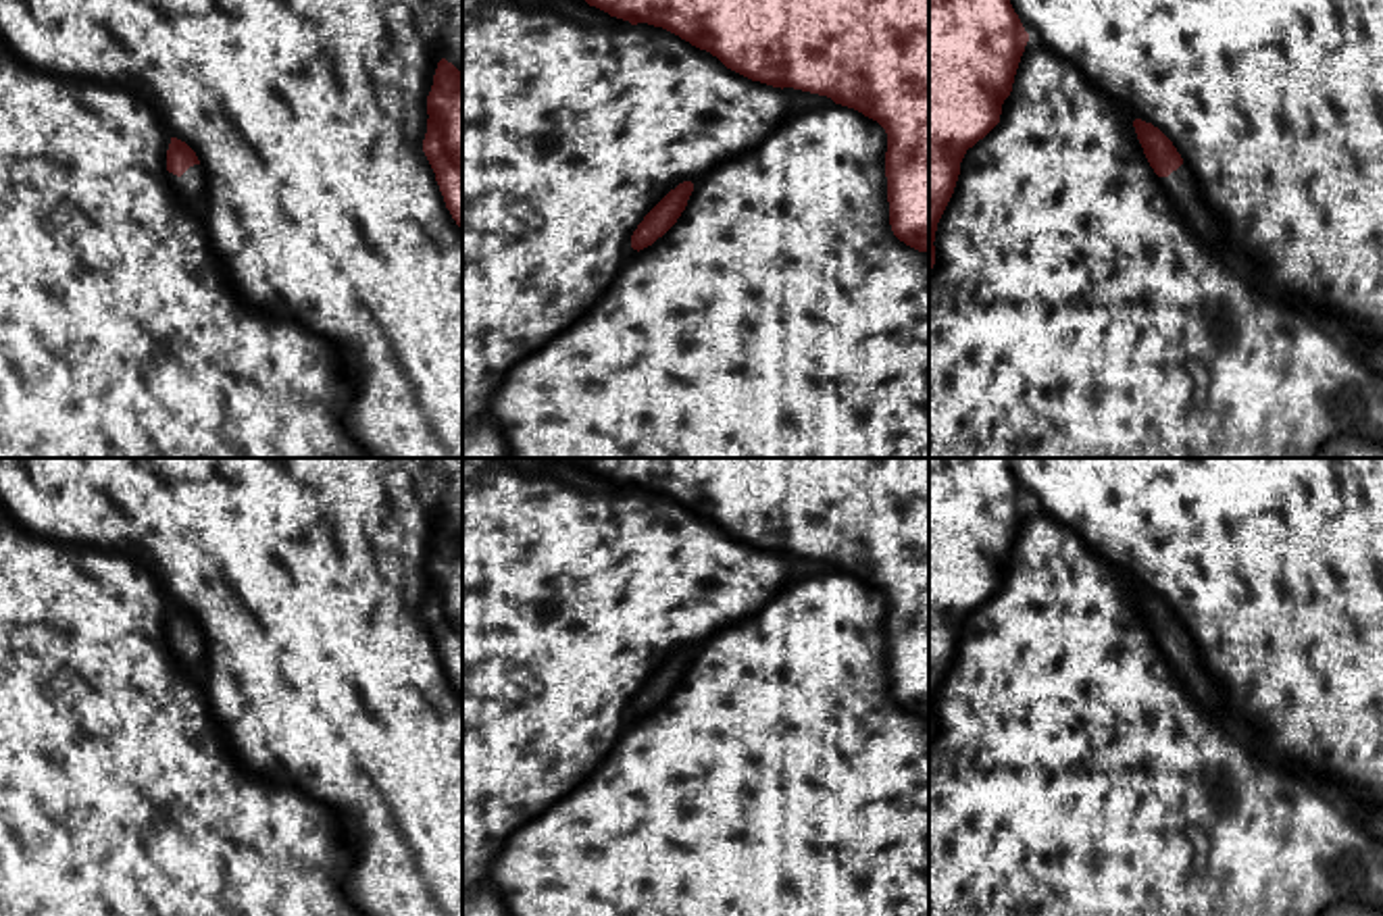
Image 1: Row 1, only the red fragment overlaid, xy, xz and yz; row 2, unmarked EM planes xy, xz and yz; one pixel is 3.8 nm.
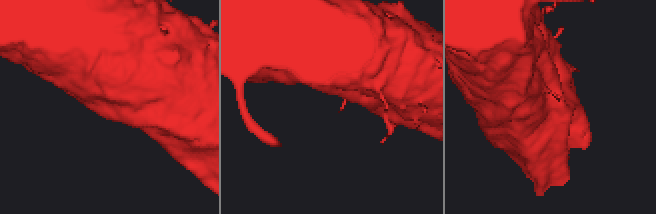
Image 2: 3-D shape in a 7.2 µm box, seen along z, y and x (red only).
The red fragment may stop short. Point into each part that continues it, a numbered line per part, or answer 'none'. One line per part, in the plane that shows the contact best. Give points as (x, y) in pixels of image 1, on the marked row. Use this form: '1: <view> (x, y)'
1: xy (192, 188)

